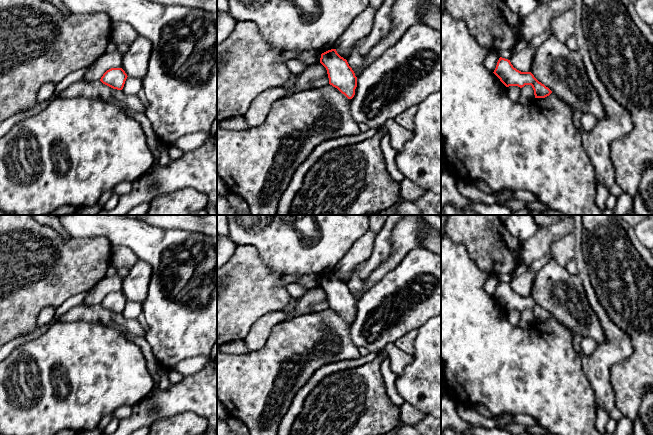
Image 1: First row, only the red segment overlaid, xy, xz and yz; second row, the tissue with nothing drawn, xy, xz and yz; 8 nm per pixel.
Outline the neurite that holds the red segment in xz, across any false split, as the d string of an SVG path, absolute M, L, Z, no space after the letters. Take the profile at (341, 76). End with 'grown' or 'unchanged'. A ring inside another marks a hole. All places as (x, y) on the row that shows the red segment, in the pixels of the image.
M331 49L321 54L320 63L327 70L329 84L348 99L352 99L357 87L357 77L347 60L341 57L336 49Z; unchanged

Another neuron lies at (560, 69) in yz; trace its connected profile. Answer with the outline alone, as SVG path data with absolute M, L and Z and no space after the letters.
M552 36L536 48L531 73L548 87L553 94L581 113L590 113L597 120L604 118L604 106L596 89L592 86L580 53L570 50L565 43Z

